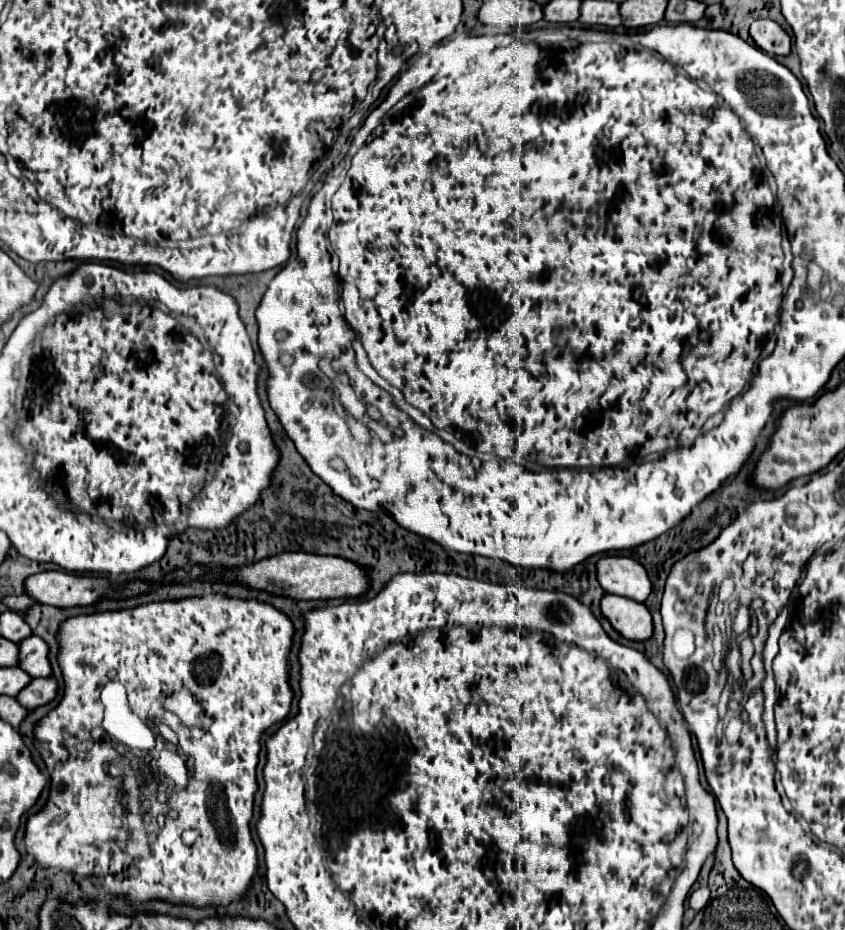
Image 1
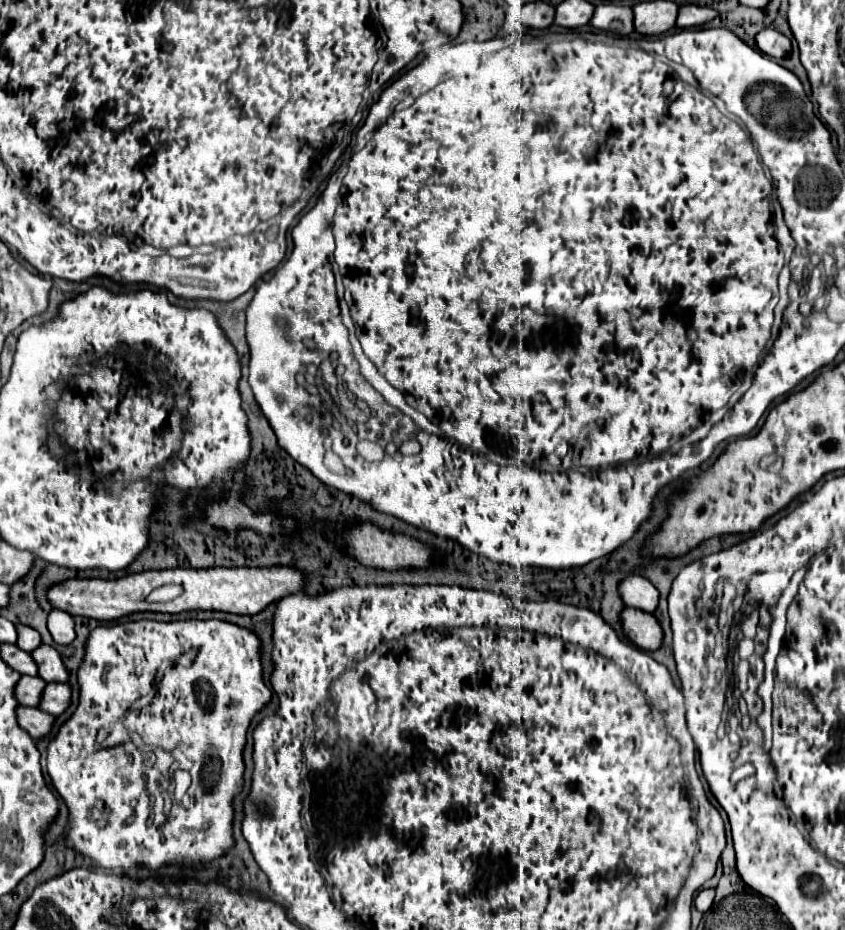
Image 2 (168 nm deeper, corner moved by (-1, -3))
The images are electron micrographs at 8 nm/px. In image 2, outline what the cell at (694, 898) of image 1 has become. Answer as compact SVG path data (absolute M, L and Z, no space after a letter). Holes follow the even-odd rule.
M709 888L704 889L697 894L697 898L695 898L695 908L699 910L699 912L707 912L709 911L713 904L715 898L715 889Z

